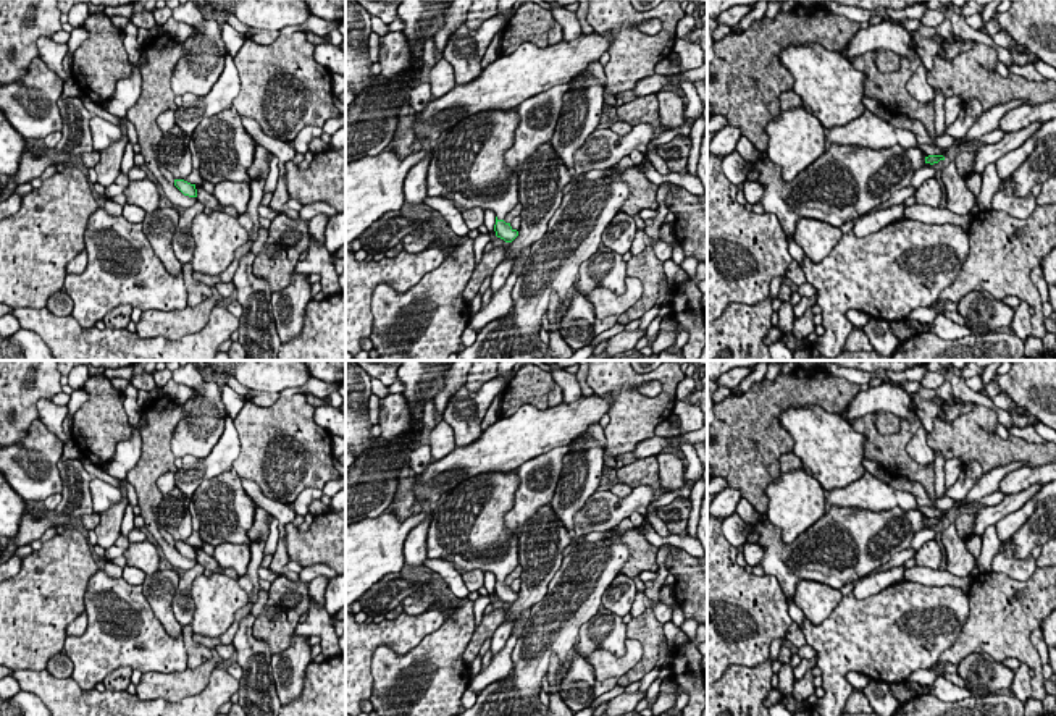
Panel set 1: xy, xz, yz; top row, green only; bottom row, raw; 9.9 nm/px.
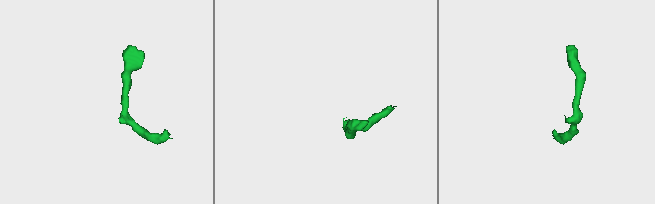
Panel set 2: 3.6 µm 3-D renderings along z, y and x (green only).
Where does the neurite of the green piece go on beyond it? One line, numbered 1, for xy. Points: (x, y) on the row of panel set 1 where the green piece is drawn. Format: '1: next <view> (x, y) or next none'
1: next none

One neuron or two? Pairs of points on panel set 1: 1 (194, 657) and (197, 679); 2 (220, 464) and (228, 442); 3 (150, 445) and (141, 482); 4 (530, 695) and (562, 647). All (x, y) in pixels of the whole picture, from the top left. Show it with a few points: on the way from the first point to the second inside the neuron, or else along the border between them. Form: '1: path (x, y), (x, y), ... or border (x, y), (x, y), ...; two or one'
1: border (204, 661), (188, 668); two
2: path (220, 459), (228, 446); one
3: path (150, 454), (150, 466), (146, 472); one
4: path (530, 681), (530, 668), (548, 650); one

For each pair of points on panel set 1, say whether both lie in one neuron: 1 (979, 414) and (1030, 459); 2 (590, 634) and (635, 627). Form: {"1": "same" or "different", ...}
{"1": "same", "2": "different"}

